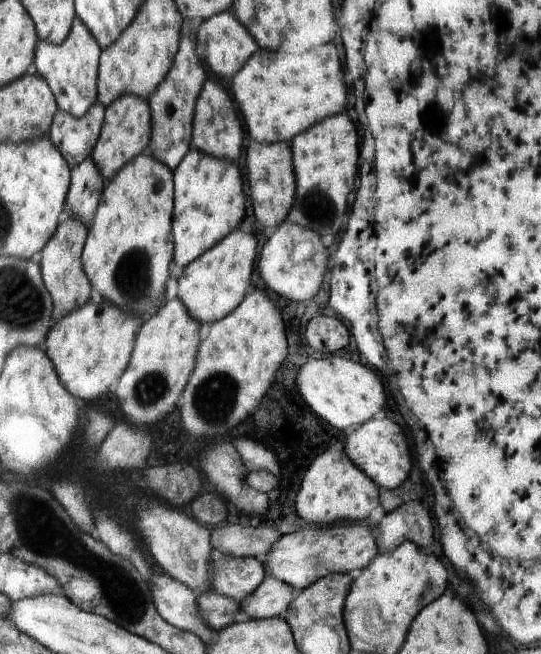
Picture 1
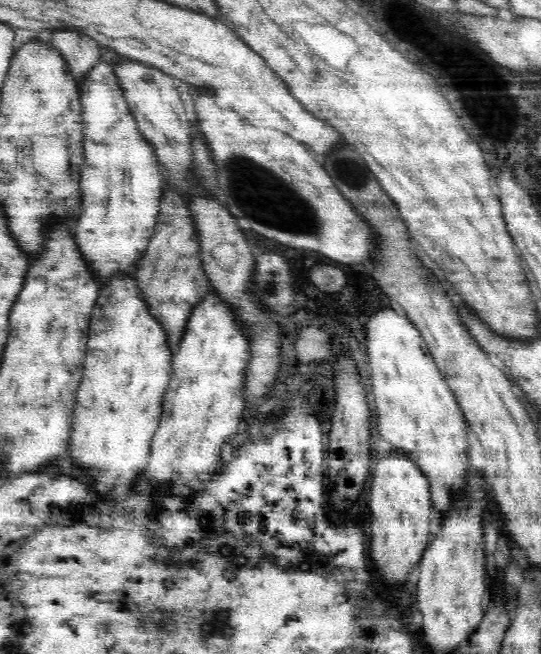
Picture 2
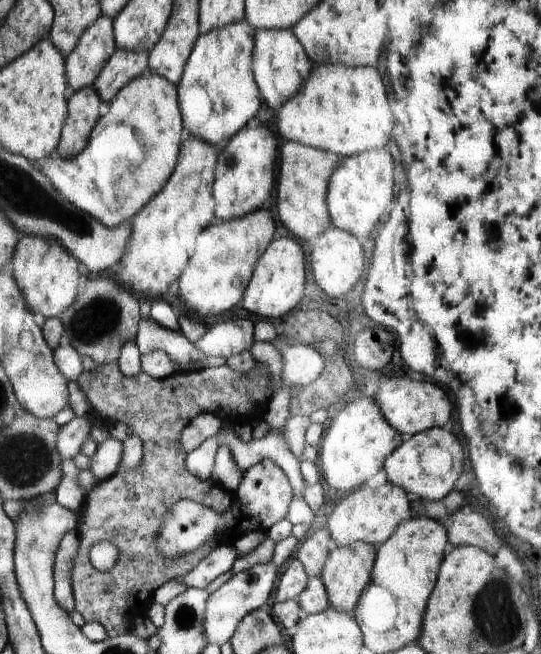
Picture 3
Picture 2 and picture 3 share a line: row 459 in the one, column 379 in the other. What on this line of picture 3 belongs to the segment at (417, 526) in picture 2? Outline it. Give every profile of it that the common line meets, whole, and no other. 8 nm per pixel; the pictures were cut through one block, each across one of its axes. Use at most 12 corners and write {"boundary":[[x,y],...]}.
{"boundary":[[380,378],[374,404],[406,441],[449,427],[450,388]]}

